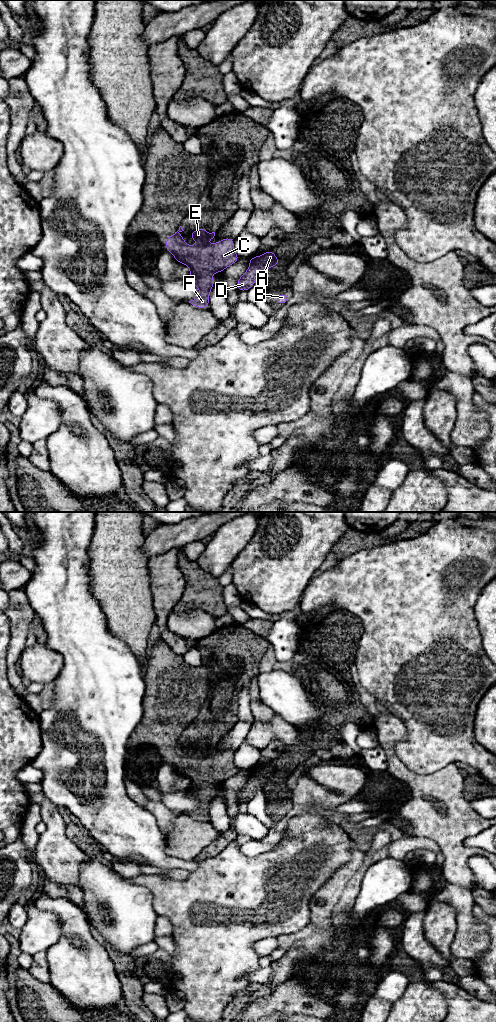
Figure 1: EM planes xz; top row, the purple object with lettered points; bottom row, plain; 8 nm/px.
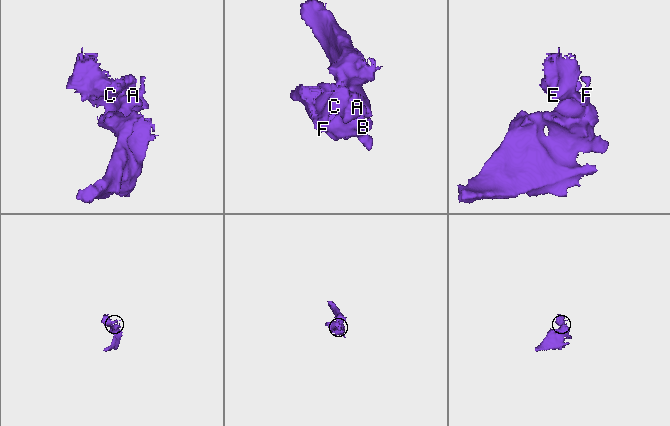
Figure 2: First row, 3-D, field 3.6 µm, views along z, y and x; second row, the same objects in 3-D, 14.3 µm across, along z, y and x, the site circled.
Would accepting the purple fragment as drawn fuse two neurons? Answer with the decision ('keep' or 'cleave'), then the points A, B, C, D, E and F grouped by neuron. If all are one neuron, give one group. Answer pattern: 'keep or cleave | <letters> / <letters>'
cleave | A B D F / C E

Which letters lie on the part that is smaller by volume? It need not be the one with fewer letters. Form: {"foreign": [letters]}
{"foreign": ["C", "E"]}

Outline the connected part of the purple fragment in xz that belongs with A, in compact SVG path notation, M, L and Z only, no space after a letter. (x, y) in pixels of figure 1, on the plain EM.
M272 762L257 769L252 768L249 772L249 781L237 793L239 804L249 802L254 797L259 786L264 789L265 783L268 780L280 776L279 771Z

